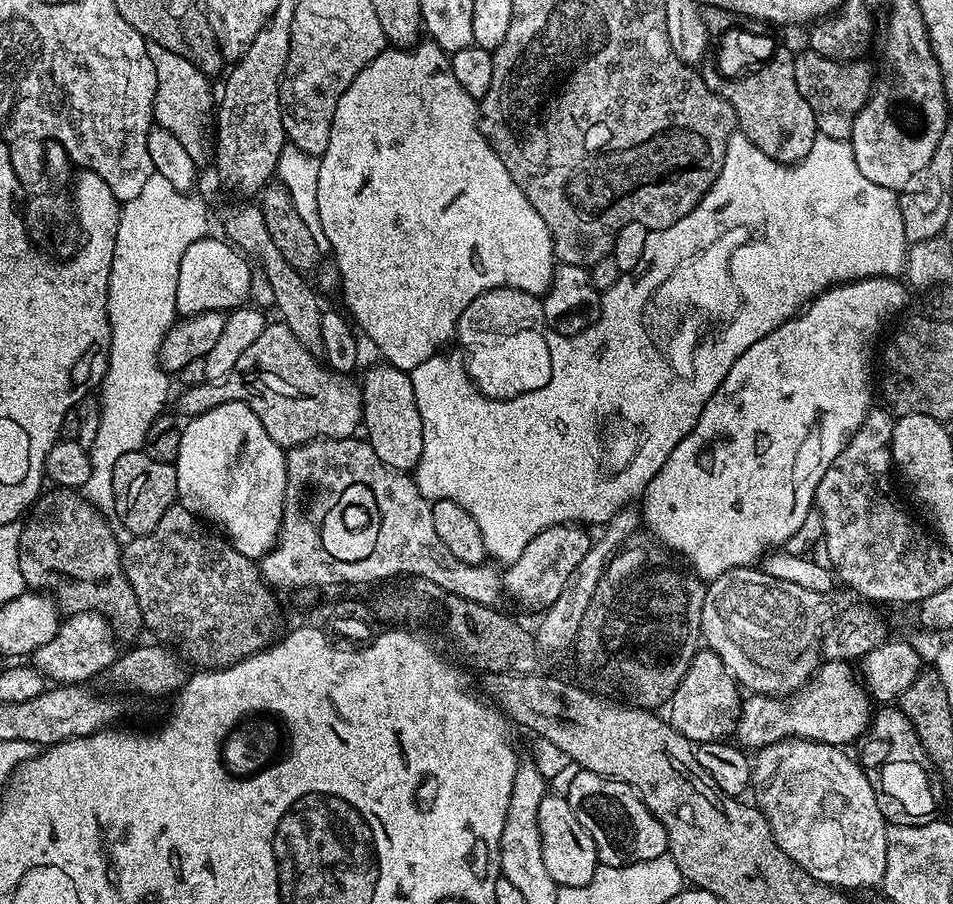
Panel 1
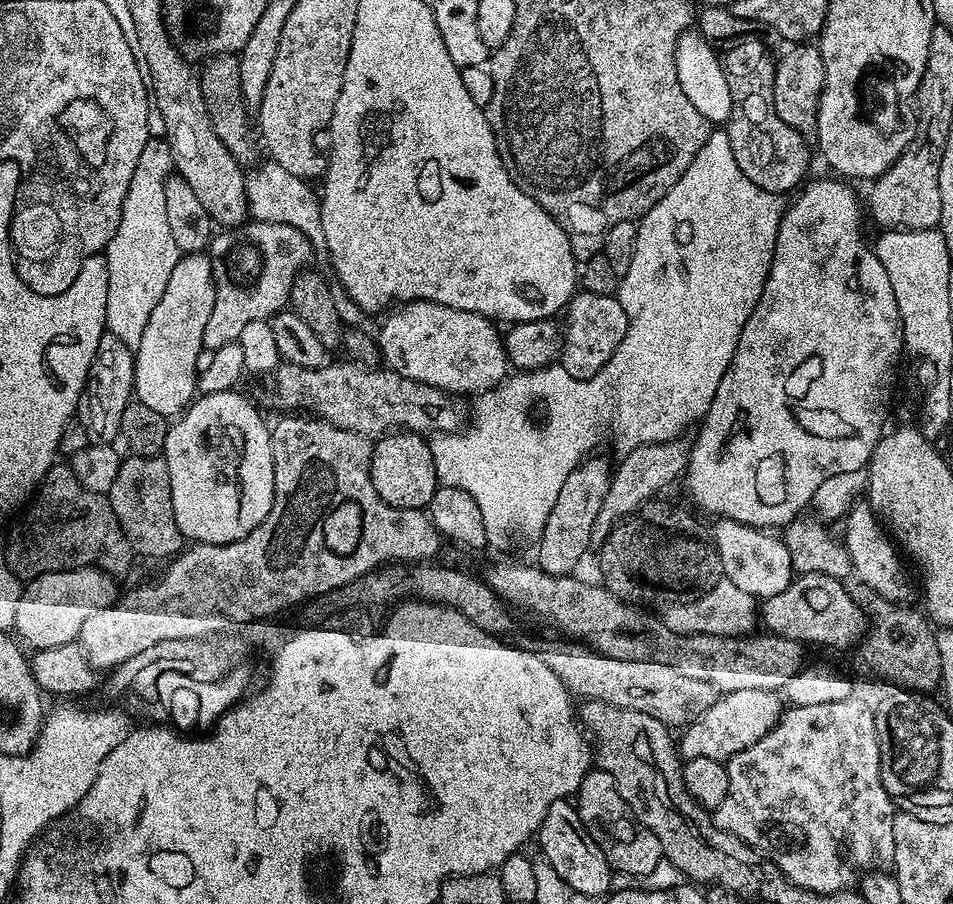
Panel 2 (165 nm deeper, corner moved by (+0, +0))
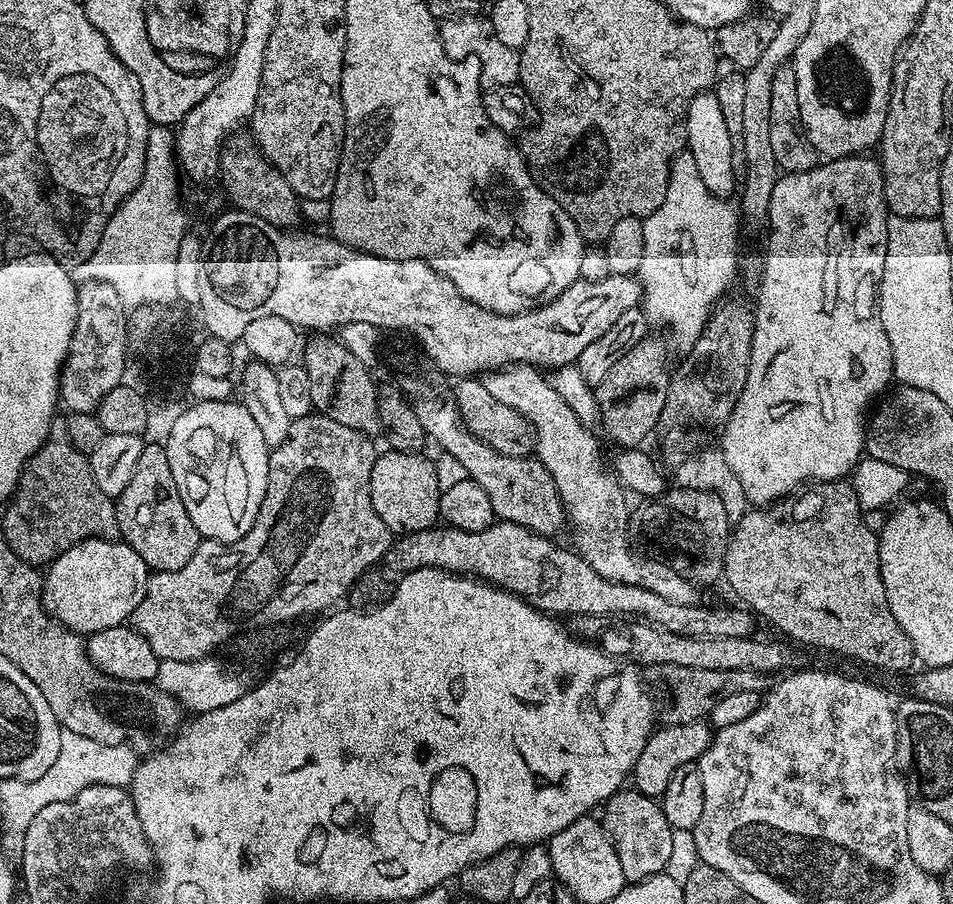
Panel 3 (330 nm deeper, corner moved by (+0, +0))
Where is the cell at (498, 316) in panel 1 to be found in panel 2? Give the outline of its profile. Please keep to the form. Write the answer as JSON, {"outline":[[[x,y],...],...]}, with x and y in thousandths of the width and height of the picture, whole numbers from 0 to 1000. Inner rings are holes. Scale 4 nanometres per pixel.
{"outline":[[[433,332],[411,347],[397,366],[397,379],[402,402],[410,410],[422,414],[422,418],[430,418],[434,423],[443,423],[447,427],[455,427],[475,436],[510,436],[530,424],[535,412],[533,388],[529,386],[527,367],[519,363],[522,360],[513,351],[501,345],[476,343],[450,332]]]}

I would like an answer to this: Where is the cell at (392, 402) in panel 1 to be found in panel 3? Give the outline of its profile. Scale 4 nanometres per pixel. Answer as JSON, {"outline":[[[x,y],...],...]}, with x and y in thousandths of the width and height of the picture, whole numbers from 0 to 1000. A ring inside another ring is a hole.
{"outline":[[[403,498],[396,503],[388,524],[388,555],[412,591],[446,588],[462,575],[462,539],[456,512],[439,500]]]}

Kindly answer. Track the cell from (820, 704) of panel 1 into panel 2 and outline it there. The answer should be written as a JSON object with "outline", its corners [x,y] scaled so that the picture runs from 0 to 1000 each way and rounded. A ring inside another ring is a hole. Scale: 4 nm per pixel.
{"outline":[[[770,763],[761,765],[711,814],[711,831],[718,841],[749,838],[762,843],[770,834],[791,825],[815,801],[821,791],[821,774],[814,765],[804,763]]]}

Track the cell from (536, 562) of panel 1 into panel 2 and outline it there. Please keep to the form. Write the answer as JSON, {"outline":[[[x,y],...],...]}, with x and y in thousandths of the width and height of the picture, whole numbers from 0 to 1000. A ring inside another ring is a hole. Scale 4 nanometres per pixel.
{"outline":[[[622,502],[590,533],[590,542],[586,546],[586,555],[581,555],[581,564],[577,564],[577,573],[573,573],[573,582],[565,598],[567,619],[565,627],[573,635],[595,637],[603,634],[609,618],[621,606],[620,595],[623,586],[623,573],[627,573],[627,564],[632,564],[632,553],[640,542],[643,514],[631,502]]]}

